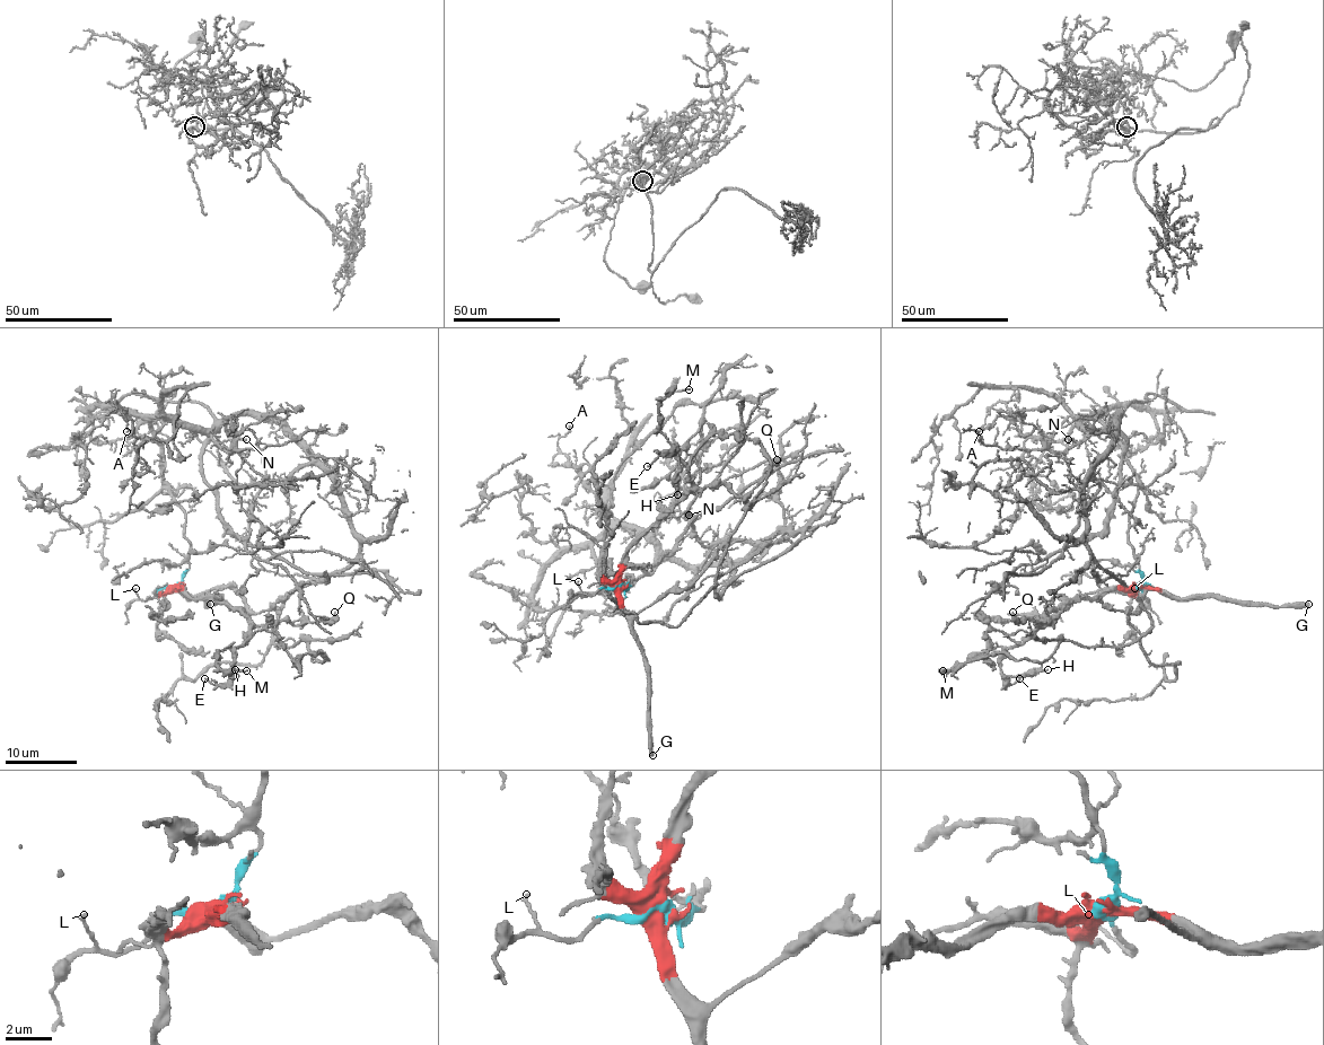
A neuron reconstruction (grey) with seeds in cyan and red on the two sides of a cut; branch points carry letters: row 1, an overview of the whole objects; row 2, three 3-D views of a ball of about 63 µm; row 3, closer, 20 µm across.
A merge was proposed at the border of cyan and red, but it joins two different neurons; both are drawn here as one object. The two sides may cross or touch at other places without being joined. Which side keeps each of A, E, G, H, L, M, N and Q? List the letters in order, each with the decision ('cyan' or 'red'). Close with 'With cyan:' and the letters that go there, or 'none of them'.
A: cyan
E: red
G: red
H: red
L: cyan
M: red
N: cyan
Q: red
With cyan: A, L, N

